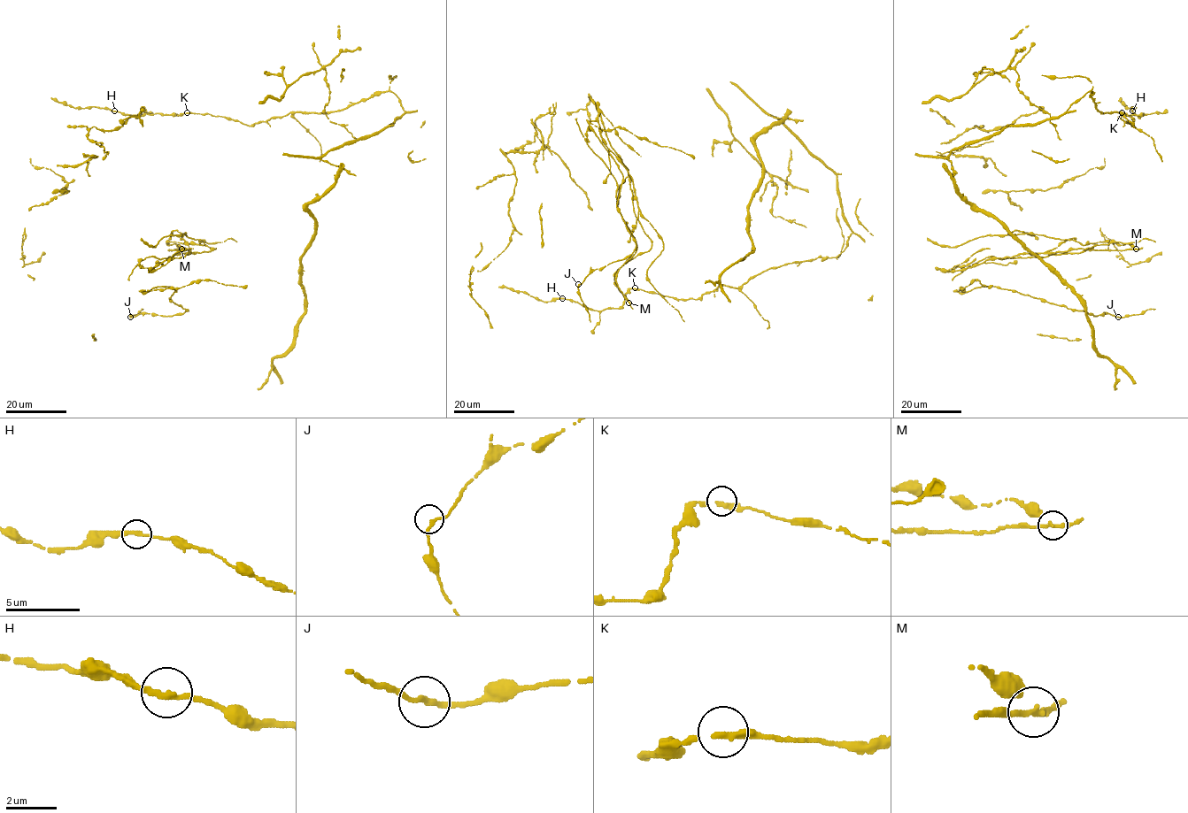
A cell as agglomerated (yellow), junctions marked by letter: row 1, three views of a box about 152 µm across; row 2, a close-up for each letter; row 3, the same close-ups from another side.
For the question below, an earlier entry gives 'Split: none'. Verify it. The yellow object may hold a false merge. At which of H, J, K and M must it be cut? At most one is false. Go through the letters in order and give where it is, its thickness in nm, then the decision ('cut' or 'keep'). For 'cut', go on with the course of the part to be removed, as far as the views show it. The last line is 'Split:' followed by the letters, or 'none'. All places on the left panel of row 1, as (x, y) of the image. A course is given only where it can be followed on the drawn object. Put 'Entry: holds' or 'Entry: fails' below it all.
H: at (114, 111); 280 nm thick; keep
J: at (130, 317); 240 nm thick; keep
K: at (187, 112); 280 nm thick; keep
M: at (181, 249); 240 nm thick; cut; foreign part runs (181, 249), (168, 249), (187, 249), (188, 253), (159, 259), (148, 256), (132, 270), (129, 279)
Split: M
Entry: fails

